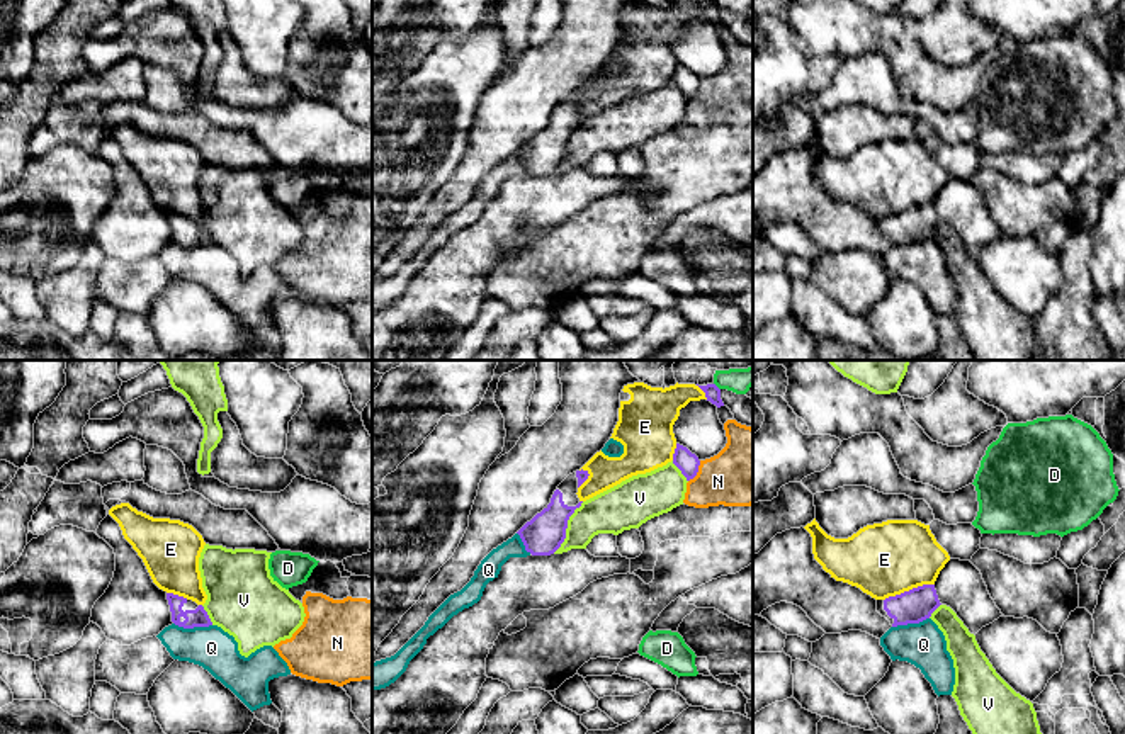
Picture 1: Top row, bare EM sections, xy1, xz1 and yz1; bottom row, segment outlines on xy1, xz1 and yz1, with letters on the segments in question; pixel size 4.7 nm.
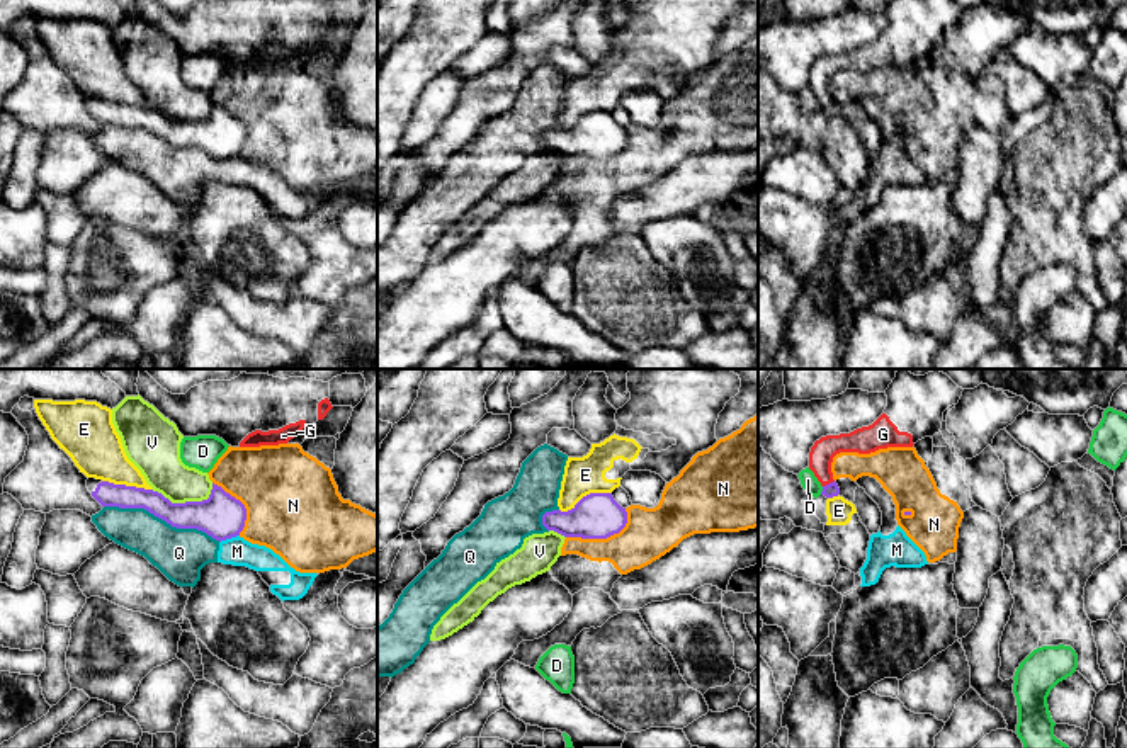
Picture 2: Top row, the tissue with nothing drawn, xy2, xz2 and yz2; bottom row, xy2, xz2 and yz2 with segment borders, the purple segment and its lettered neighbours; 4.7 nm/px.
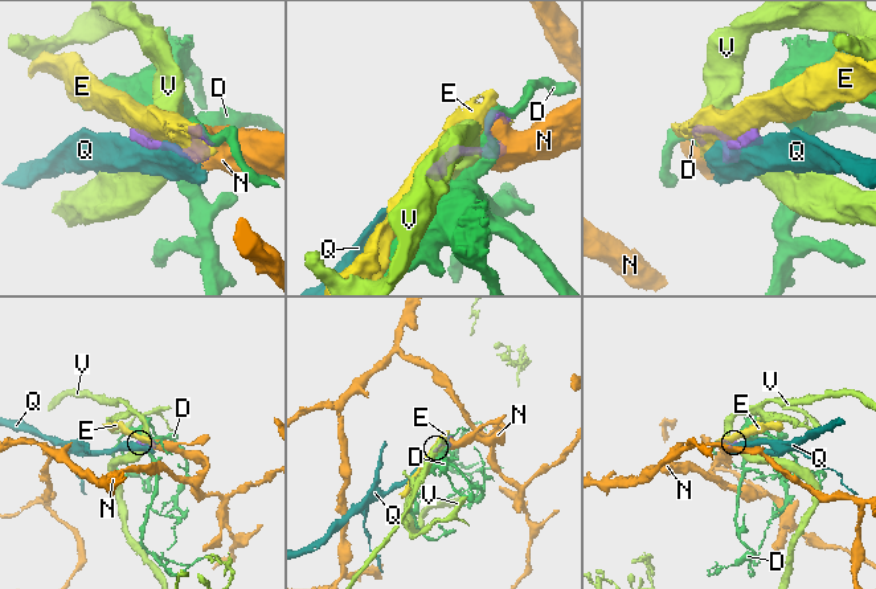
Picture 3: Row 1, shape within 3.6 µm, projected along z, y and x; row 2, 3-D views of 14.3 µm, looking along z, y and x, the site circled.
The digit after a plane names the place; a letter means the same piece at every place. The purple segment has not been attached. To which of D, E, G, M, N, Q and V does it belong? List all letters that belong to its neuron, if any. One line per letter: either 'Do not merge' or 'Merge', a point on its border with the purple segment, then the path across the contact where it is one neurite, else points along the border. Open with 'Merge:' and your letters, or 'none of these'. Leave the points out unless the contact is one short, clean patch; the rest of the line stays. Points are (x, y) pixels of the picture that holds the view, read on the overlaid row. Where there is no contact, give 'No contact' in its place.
Merge: none of these
D: Do not merge. Touches purple at yz2 (823, 490)
E: Do not merge. Touches purple at xz2 (587, 495)
G: Do not merge. Touches purple at yz2 (830, 483). Boundary: yz2 (833, 480), (823, 487)
M: Do not merge. Touches purple at xy2 (228, 538). Boundary: xy2 (238, 534), (220, 543)
N: Do not merge. Touches purple at xz2 (602, 538)
Q: Do not merge. Touches purple at xy2 (162, 519)
V: Do not merge. Touches purple at xy2 (186, 502)

